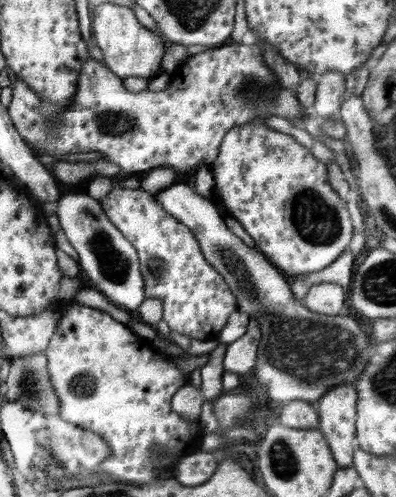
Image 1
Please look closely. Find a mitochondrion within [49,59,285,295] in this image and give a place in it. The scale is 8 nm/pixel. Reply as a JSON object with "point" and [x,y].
{"point":[116,264]}

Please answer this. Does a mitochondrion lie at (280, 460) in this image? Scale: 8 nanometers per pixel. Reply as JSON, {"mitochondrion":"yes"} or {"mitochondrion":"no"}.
{"mitochondrion":"yes"}

